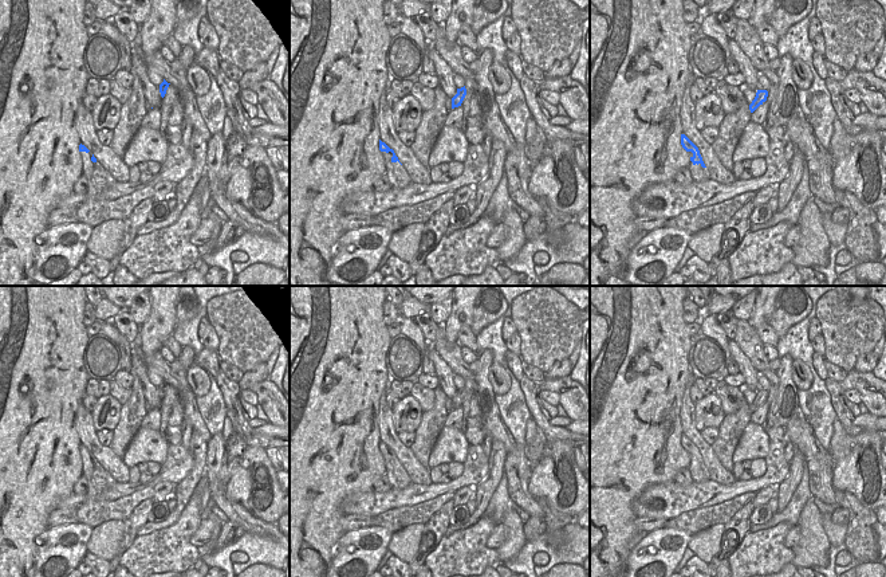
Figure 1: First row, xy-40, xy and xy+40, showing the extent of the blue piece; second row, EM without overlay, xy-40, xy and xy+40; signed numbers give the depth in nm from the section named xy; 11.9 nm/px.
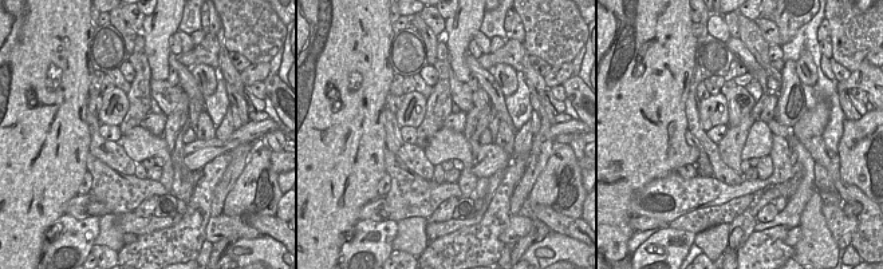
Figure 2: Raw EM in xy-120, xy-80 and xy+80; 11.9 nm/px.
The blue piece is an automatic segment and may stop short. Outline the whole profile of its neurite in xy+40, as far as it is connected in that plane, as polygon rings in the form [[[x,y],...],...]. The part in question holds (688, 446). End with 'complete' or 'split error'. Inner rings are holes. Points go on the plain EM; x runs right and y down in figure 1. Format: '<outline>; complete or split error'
[[[681,435],[681,445],[686,452],[693,454],[693,456],[690,458],[690,462],[693,463],[693,466],[700,464],[702,468],[706,468],[698,448],[685,435]]]; complete

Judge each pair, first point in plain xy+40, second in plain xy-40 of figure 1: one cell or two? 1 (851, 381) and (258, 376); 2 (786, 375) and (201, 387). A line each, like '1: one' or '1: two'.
1: two
2: two

